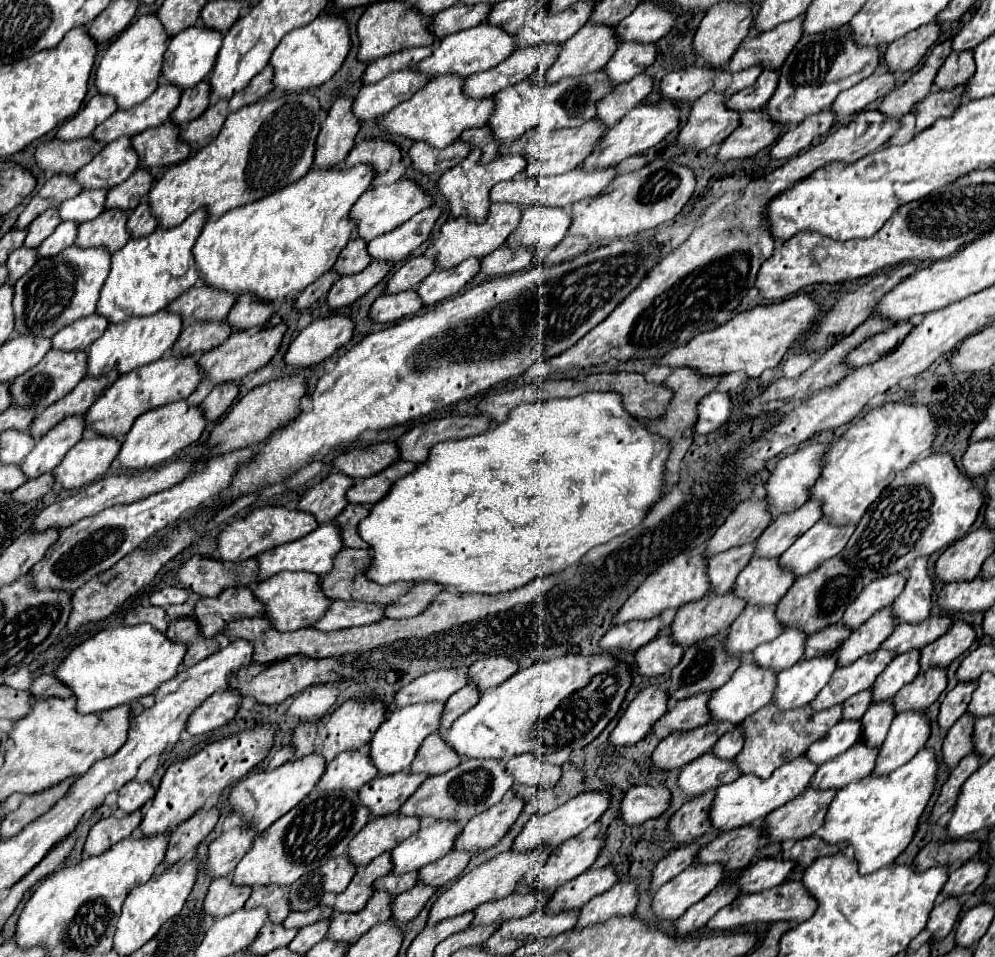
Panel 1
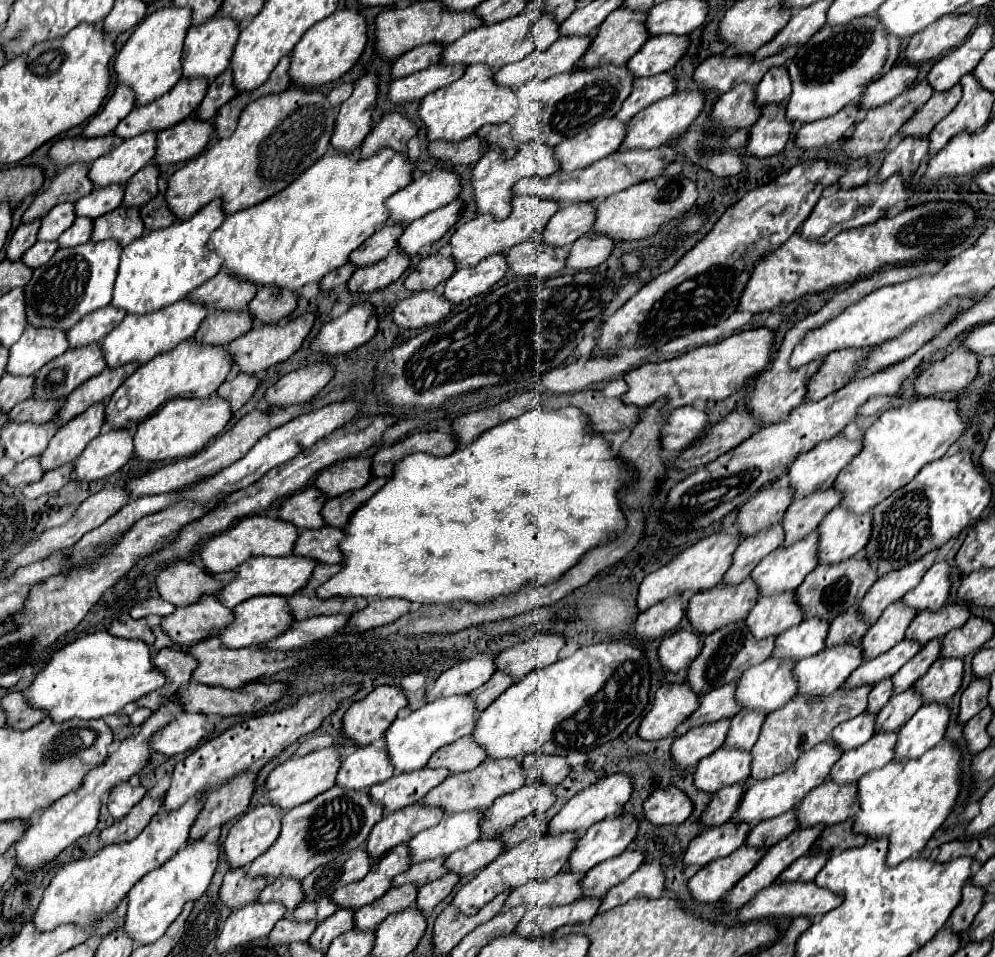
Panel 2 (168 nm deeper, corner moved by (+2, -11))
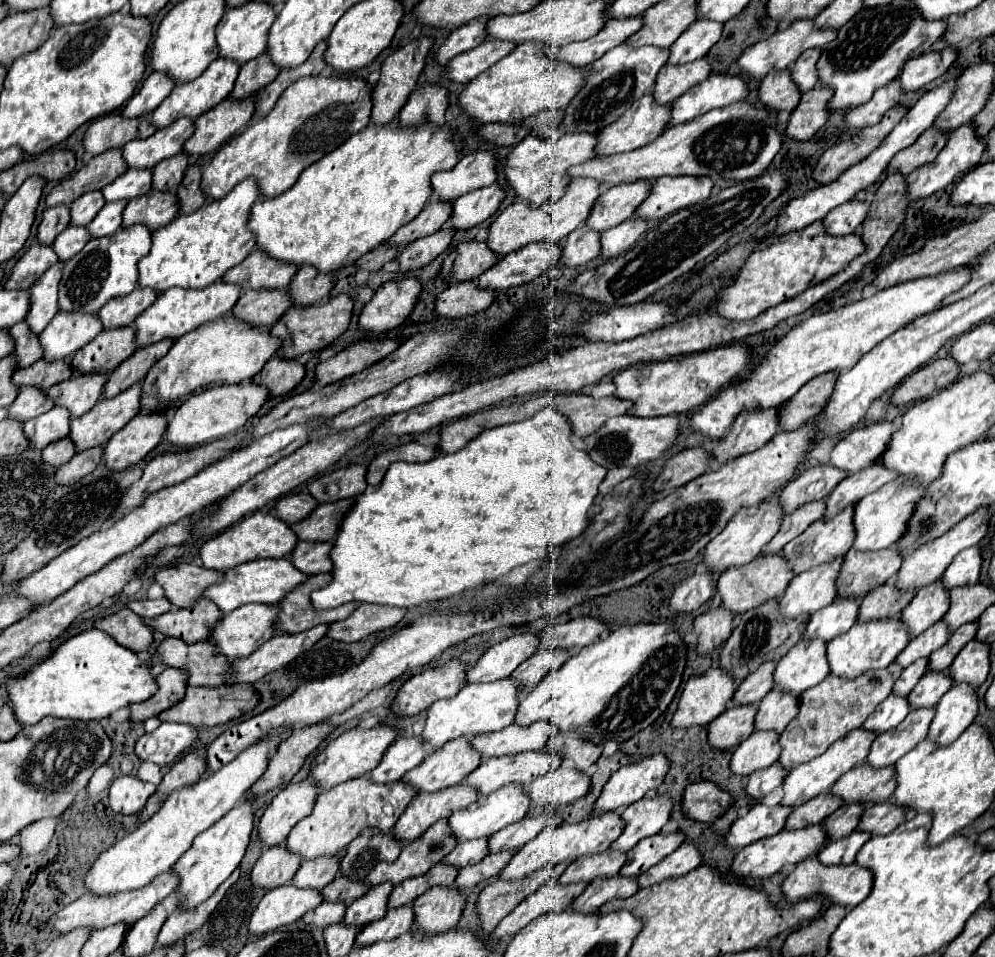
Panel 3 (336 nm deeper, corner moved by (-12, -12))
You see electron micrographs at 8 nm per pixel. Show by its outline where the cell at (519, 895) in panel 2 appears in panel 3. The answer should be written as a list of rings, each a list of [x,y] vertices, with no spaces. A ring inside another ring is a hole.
[[[606,849],[604,853],[594,853],[586,857],[578,857],[578,861],[570,863],[570,867],[558,879],[562,885],[578,883],[578,881],[594,881],[598,877],[616,875],[626,863],[626,853],[616,849]]]

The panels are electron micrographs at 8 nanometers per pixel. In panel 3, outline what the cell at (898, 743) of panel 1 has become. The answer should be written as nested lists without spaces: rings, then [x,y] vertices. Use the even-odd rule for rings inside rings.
[[[954,683],[950,691],[942,695],[936,705],[936,717],[932,719],[928,739],[940,745],[952,743],[972,725],[978,715],[978,695],[968,683]]]

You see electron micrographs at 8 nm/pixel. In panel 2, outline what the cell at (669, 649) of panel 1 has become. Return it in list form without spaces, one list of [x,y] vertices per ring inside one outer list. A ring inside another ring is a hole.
[[[678,630],[662,638],[658,660],[664,670],[678,672],[688,668],[696,652],[700,652],[700,638],[692,630]]]

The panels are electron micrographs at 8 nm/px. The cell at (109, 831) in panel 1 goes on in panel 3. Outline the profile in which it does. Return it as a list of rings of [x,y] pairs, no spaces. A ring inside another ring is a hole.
[[[190,751],[188,755],[184,755],[178,763],[172,765],[172,769],[164,775],[162,783],[158,785],[156,793],[148,799],[148,803],[144,805],[142,813],[140,813],[140,819],[146,821],[150,819],[156,809],[162,807],[164,799],[174,791],[174,789],[180,789],[182,785],[190,785],[194,781],[198,781],[202,775],[206,773],[206,759],[198,755],[198,751]]]

